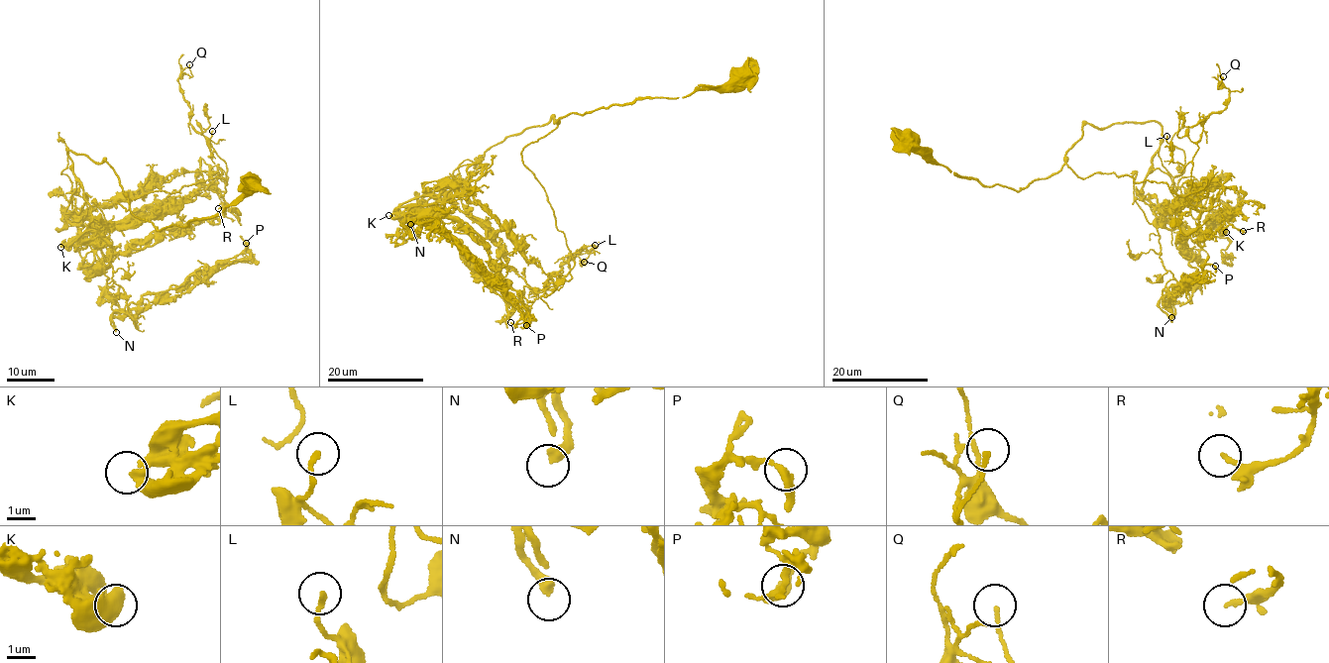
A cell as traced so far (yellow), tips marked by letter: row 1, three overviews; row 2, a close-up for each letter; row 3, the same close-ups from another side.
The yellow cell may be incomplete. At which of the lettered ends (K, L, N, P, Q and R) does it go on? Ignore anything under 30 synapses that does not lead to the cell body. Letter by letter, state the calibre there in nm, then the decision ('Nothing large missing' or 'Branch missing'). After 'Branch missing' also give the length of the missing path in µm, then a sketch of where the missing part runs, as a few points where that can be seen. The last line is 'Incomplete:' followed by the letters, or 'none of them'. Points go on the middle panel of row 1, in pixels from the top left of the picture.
K: Thickness 360 nm. Nothing large missing
L: Thickness 170 nm. Nothing large missing
N: Thickness 380 nm. Nothing large missing
P: Thickness 260 nm. Nothing large missing
Q: Thickness 150 nm. Nothing large missing
R: Thickness 200 nm. Nothing large missing
Incomplete: none of them

